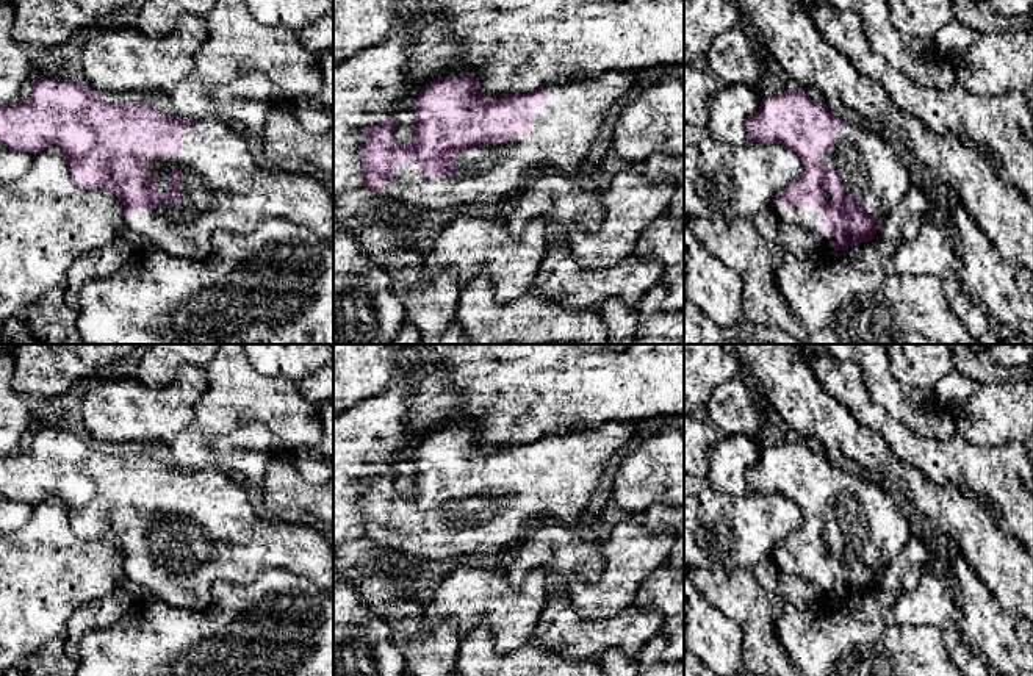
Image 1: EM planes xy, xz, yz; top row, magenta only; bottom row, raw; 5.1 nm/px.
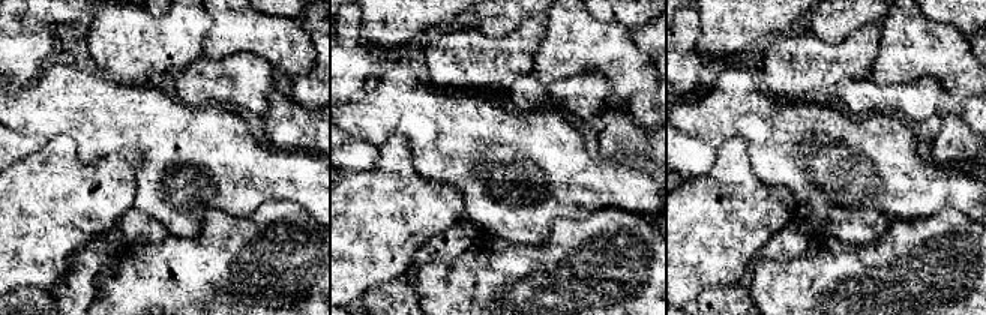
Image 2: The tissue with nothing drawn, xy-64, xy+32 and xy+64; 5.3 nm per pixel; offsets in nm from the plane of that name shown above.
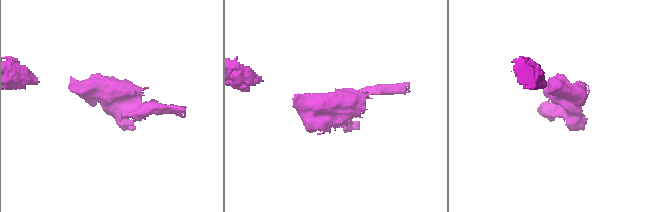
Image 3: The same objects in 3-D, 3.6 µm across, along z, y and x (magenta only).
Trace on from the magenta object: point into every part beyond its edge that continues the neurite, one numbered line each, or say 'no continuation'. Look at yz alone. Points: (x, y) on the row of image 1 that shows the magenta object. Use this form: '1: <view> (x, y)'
1: yz (871, 171)

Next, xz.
1: xz (559, 140)

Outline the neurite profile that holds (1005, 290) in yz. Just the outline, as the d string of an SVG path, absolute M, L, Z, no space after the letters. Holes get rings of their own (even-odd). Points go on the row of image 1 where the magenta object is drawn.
M945 192L941 213L958 236L964 289L986 308L994 325L1033 338L1033 272L1002 258L956 194Z

